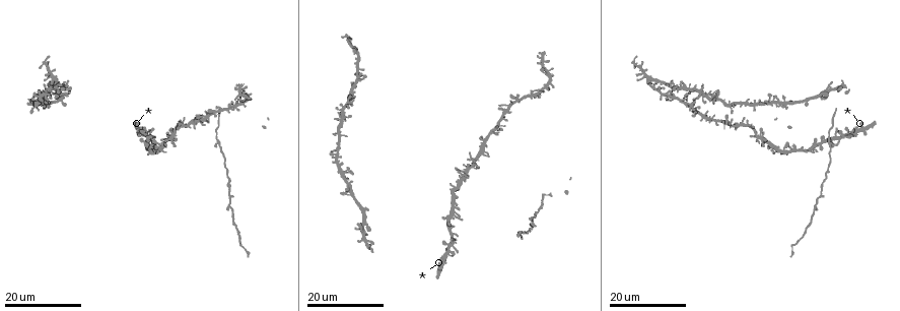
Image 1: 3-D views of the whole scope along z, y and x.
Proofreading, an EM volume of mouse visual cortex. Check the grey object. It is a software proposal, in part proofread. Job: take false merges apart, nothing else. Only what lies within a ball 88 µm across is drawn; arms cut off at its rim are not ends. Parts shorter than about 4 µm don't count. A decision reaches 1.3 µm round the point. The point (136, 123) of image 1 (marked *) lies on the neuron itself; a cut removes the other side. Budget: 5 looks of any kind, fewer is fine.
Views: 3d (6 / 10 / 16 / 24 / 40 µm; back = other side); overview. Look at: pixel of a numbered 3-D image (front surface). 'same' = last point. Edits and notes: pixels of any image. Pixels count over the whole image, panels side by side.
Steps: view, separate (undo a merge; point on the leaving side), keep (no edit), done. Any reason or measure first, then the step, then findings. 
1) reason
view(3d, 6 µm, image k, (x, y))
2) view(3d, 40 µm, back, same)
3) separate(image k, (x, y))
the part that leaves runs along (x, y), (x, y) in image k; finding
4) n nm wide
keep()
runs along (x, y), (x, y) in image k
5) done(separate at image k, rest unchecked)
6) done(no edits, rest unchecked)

view(3d, 24 µm, image 1, (809, 150))

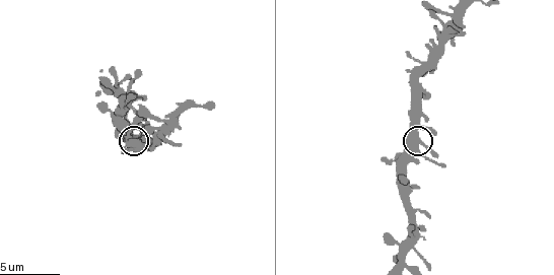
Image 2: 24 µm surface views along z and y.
closer look
view(3d, 10 µm, image 2, (421, 141))

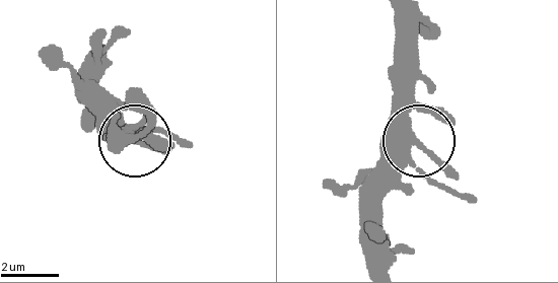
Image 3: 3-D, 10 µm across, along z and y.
keep()
runs along (387, 266), (379, 186), (408, 149), (423, 149), (464, 198) in image 3; all the same neuron

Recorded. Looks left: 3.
arms run side by side
view(3d, 16 µm, image 1, (483, 152))

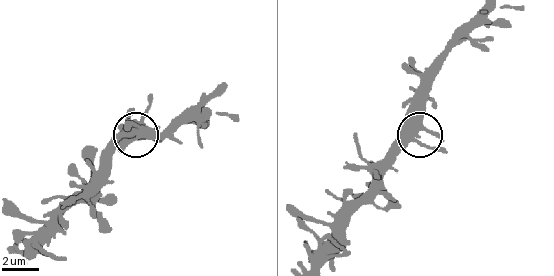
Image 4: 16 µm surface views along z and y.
view(3d, 6 µm, image 4, (417, 135))

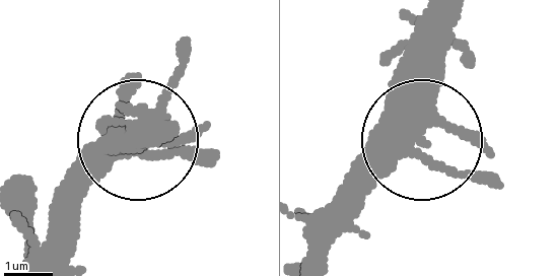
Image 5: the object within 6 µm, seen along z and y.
keep()
all the same neuron

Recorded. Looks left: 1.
done(no edits, rest unchecked)

